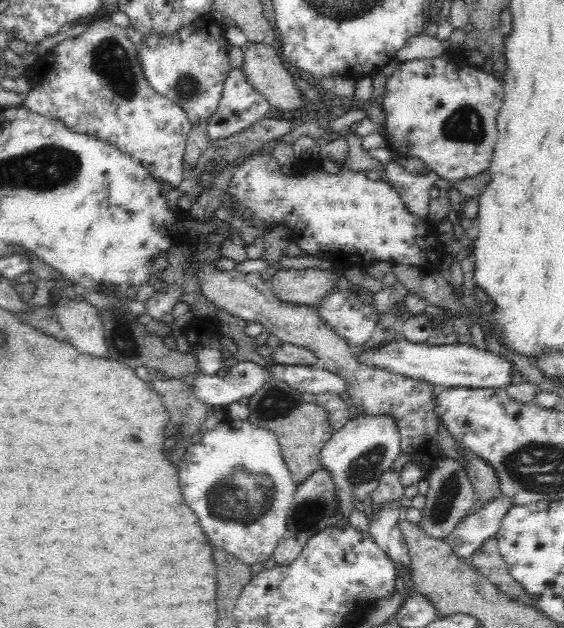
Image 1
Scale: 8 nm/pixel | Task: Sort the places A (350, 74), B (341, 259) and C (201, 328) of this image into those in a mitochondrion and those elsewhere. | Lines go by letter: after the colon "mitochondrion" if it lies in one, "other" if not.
A: other
B: other
C: other

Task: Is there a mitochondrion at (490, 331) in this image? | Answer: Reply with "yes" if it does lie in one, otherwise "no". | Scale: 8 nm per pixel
no

